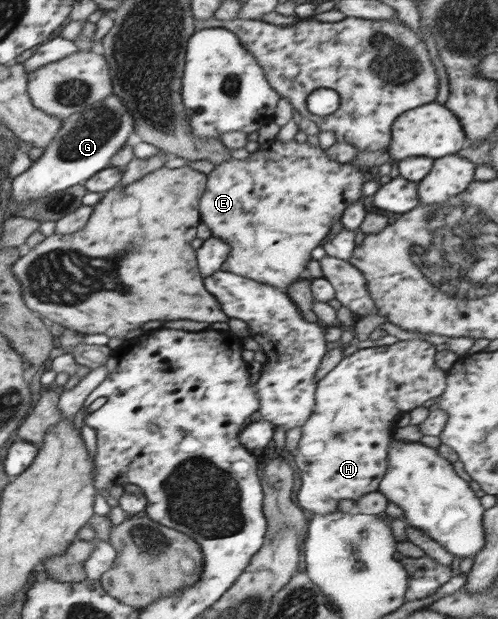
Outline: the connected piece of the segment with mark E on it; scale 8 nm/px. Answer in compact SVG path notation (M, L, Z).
M276 139L260 145L256 151L253 151L246 159L233 159L223 161L220 165L216 165L213 171L207 175L206 191L202 194L199 210L201 213L201 223L208 225L211 231L211 235L219 237L225 242L228 242L231 250L229 258L222 264L221 270L225 272L235 273L236 275L247 277L248 279L257 281L258 283L273 285L278 289L284 291L294 280L300 278L306 278L309 282L313 281L306 266L312 259L310 252L315 247L320 246L320 241L325 236L329 235L332 224L337 220L340 220L347 207L358 200L363 200L363 193L361 187L363 183L369 178L368 171L360 169L349 163L342 164L335 160L330 160L326 156L325 150L318 147L311 146L307 141L303 144L292 141L277 141Z

